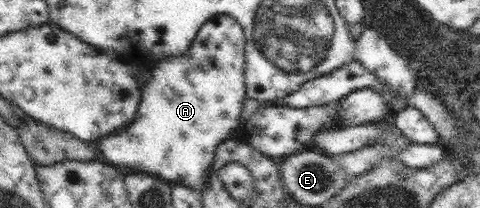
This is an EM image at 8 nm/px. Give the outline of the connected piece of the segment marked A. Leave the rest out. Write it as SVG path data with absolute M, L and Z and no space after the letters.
M214 16L212 20L208 20L202 30L198 32L196 40L192 42L188 54L182 54L182 56L168 56L168 58L162 58L158 62L154 62L152 66L144 67L144 71L148 71L148 82L144 86L140 86L141 90L141 100L136 110L136 116L134 120L130 122L122 130L116 130L108 136L99 139L99 154L101 160L104 162L115 165L115 166L126 166L132 168L134 172L147 173L148 175L158 175L162 179L167 180L170 184L175 185L184 185L194 189L194 191L202 191L205 183L207 182L206 178L209 176L209 172L212 167L212 162L214 162L214 154L216 153L216 146L221 144L222 141L225 141L229 138L230 132L234 130L240 123L240 112L242 112L242 106L244 99L247 97L246 92L246 83L244 80L245 77L245 44L244 44L244 32L242 32L242 27L239 22L236 22L234 18L230 16Z

